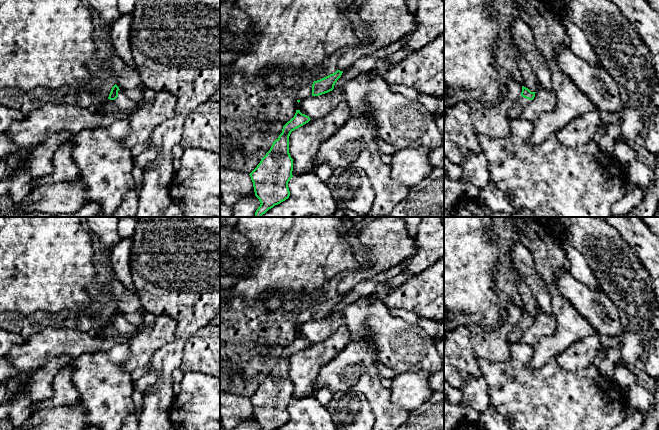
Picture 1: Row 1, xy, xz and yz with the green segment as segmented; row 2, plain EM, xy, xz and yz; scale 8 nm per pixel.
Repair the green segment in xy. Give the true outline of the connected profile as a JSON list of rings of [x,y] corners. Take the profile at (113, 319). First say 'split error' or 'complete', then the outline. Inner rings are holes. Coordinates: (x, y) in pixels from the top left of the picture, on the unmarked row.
split error; [[[116,308],[112,311],[108,323],[99,331],[99,335],[105,338],[132,333],[138,334],[138,327],[129,323]]]

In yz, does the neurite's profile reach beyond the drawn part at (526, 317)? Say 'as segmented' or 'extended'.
extended

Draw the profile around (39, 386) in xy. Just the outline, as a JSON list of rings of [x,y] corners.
[[[66,357],[52,360],[22,382],[20,390],[14,394],[8,394],[8,399],[11,401],[10,419],[12,425],[20,426],[29,419],[36,403],[53,396],[55,376],[72,362],[73,360]]]

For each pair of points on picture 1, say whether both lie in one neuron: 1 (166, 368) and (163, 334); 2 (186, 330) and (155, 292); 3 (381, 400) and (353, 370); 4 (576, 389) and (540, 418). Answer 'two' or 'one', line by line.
1: two
2: one
3: one
4: one

